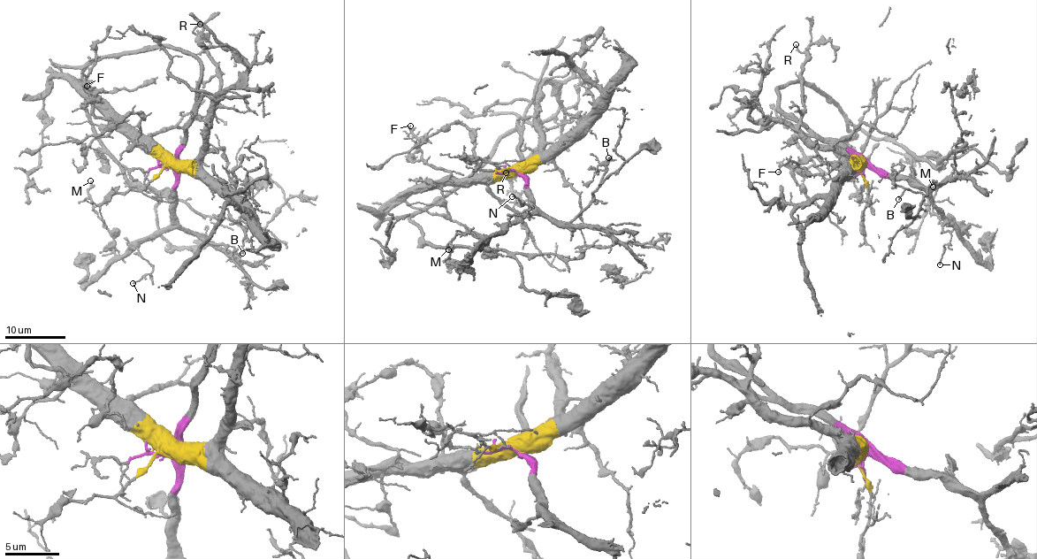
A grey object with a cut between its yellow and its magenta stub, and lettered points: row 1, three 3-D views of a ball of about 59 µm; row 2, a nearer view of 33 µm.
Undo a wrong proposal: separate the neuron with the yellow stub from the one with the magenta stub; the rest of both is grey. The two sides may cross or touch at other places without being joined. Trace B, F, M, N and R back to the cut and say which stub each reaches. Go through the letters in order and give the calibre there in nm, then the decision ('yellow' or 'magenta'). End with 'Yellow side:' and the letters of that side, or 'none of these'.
B: 160 nm | magenta
F: 150 nm | yellow
M: 200 nm | magenta
N: 130 nm | magenta
R: 170 nm | yellow
Yellow side: F, R

